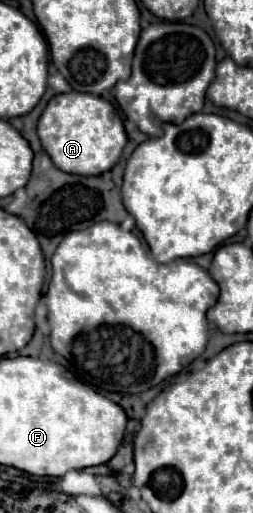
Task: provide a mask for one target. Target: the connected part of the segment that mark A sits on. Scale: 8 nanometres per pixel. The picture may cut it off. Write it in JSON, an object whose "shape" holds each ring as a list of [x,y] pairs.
{"shape":[[[75,91],[55,95],[47,103],[37,125],[37,135],[55,167],[73,175],[101,175],[109,171],[127,143],[123,121],[109,101]]]}

